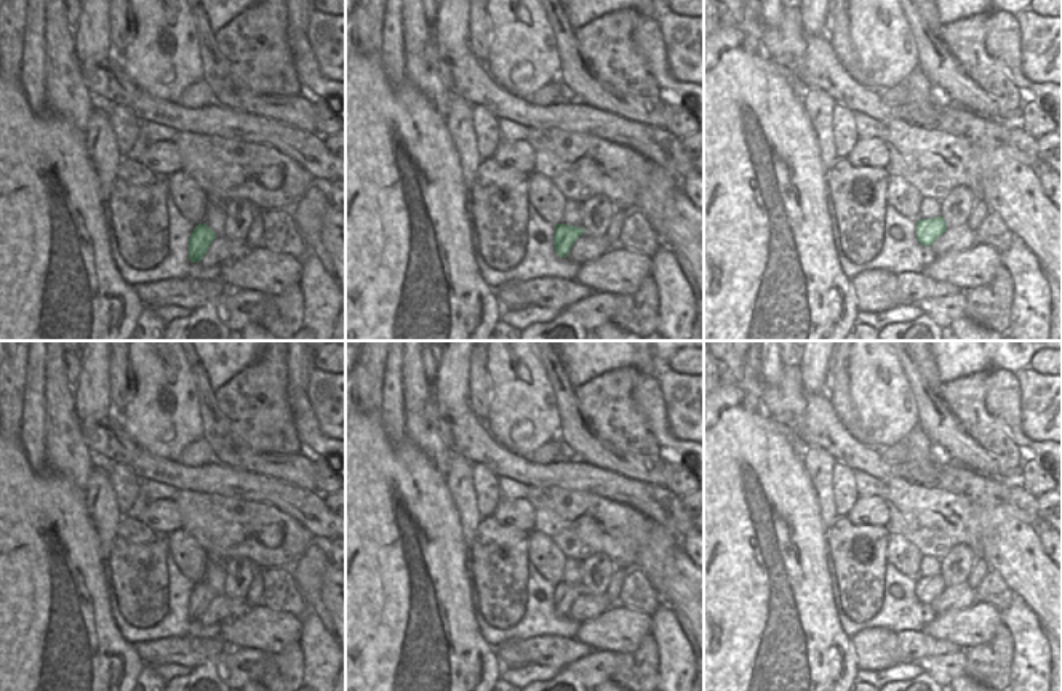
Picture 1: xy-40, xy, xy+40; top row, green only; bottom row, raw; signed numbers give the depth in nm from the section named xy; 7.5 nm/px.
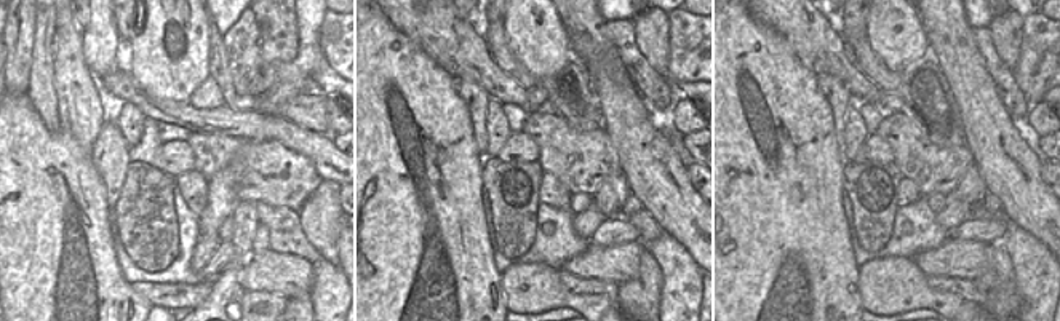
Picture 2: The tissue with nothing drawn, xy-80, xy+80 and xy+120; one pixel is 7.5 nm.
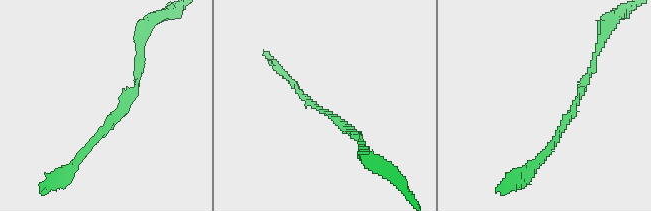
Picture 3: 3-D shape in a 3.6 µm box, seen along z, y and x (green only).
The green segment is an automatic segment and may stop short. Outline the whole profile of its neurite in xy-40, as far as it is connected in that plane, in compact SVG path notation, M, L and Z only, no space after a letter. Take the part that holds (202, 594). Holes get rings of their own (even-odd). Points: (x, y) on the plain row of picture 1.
M205 581L195 584L189 597L189 617L192 621L200 621L214 597L214 590Z

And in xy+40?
M942 574L918 577L916 581L916 597L924 605L931 605L945 589L947 584Z

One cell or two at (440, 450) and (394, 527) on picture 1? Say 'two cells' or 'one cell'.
two cells

